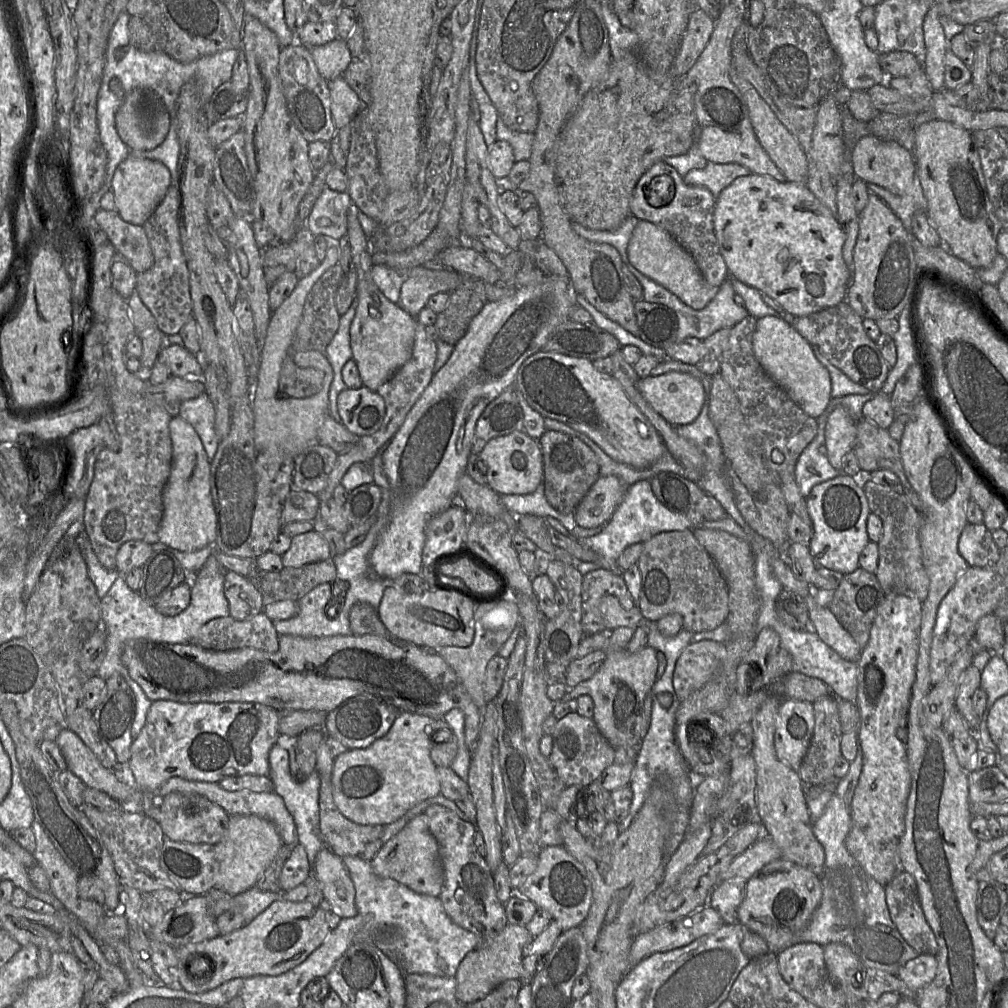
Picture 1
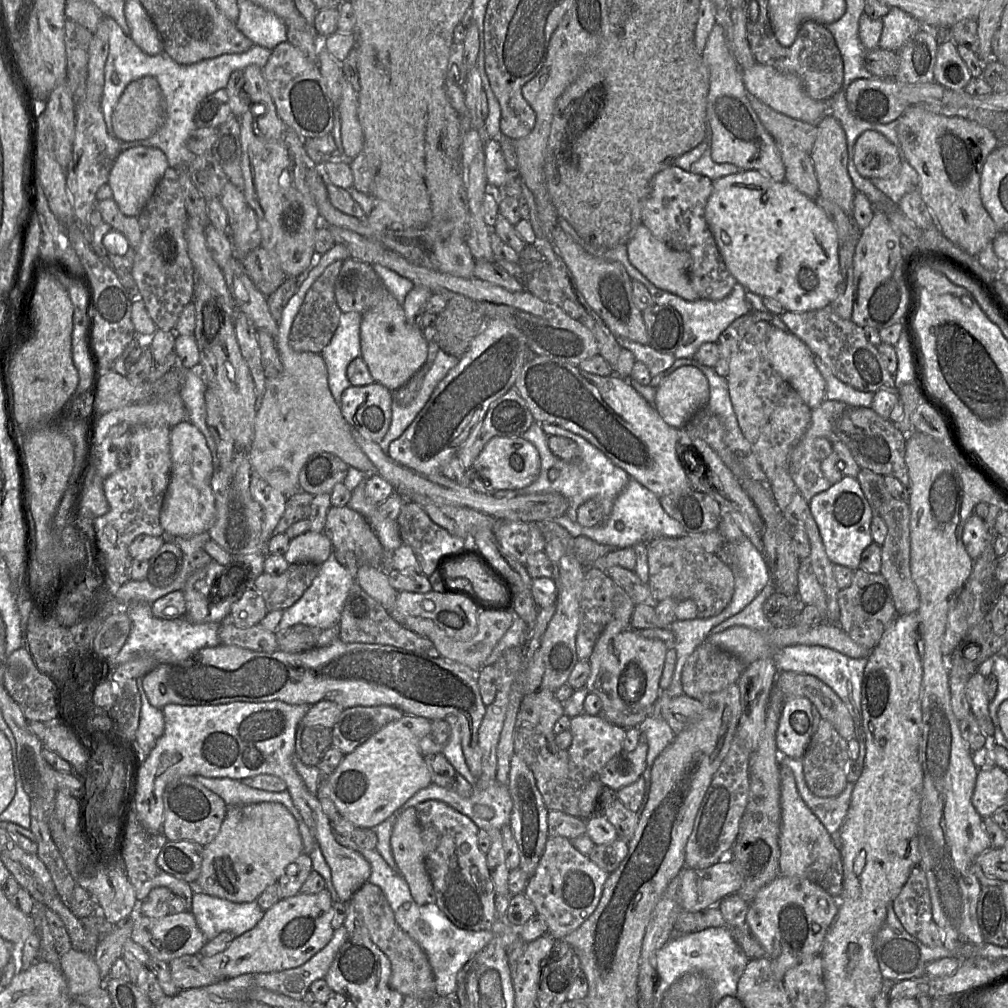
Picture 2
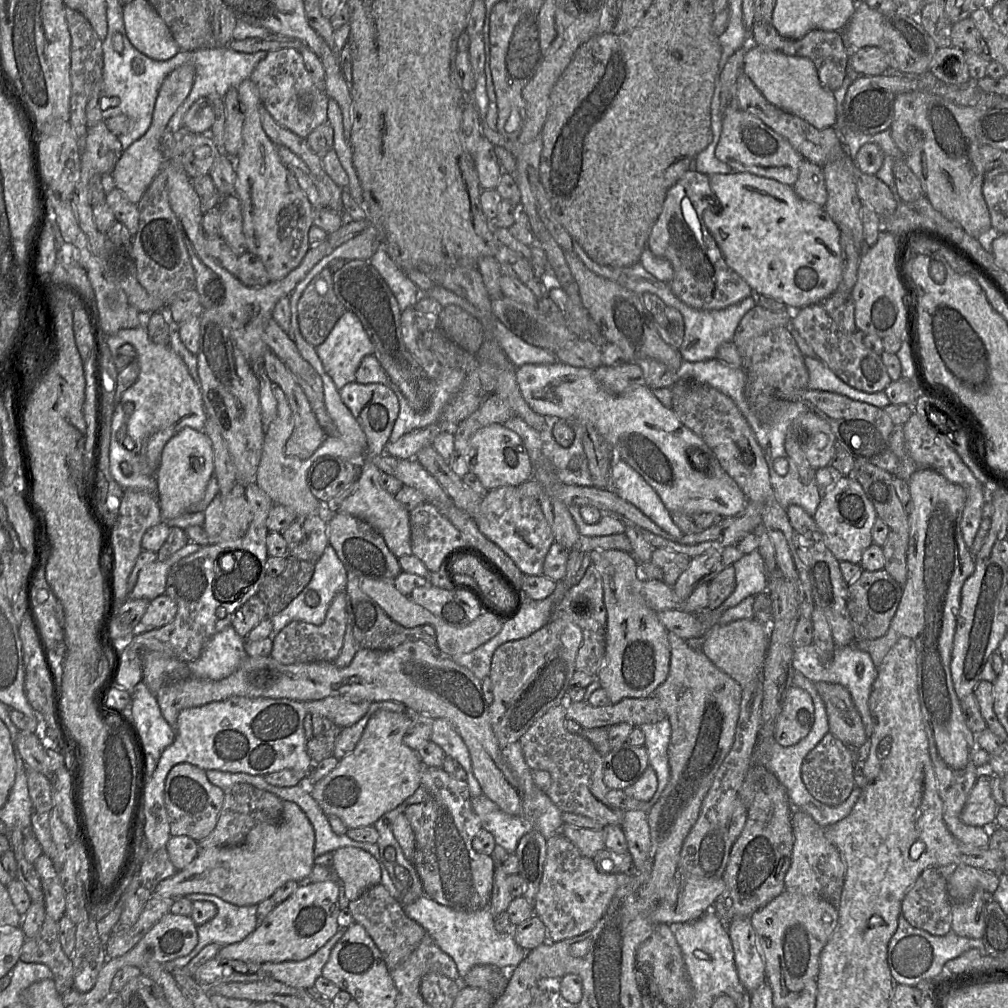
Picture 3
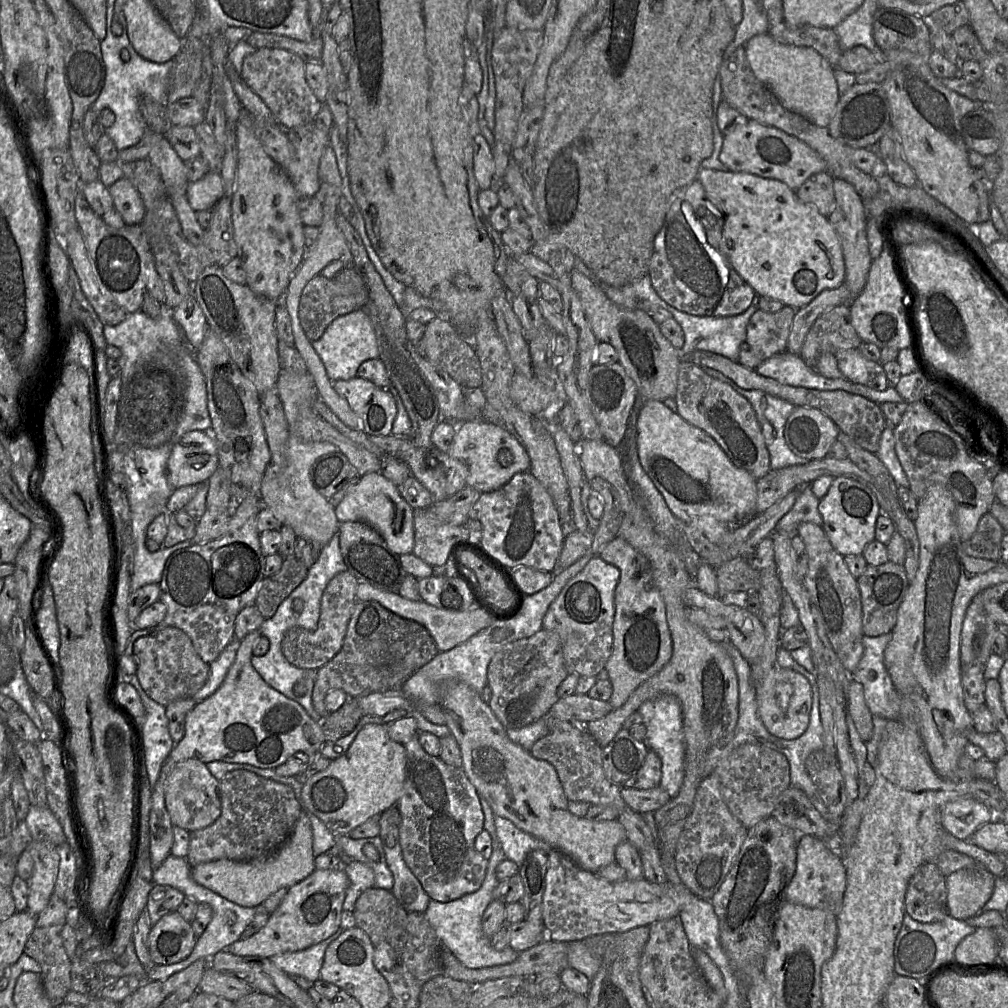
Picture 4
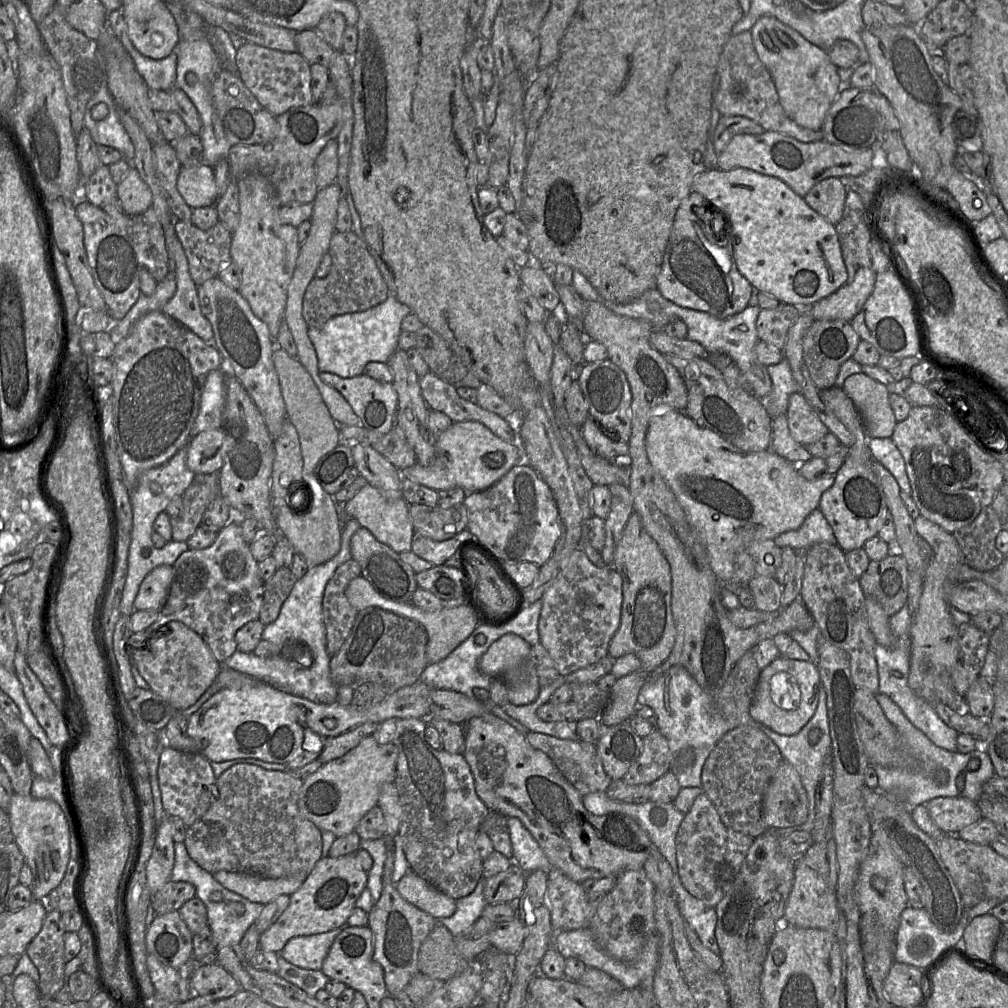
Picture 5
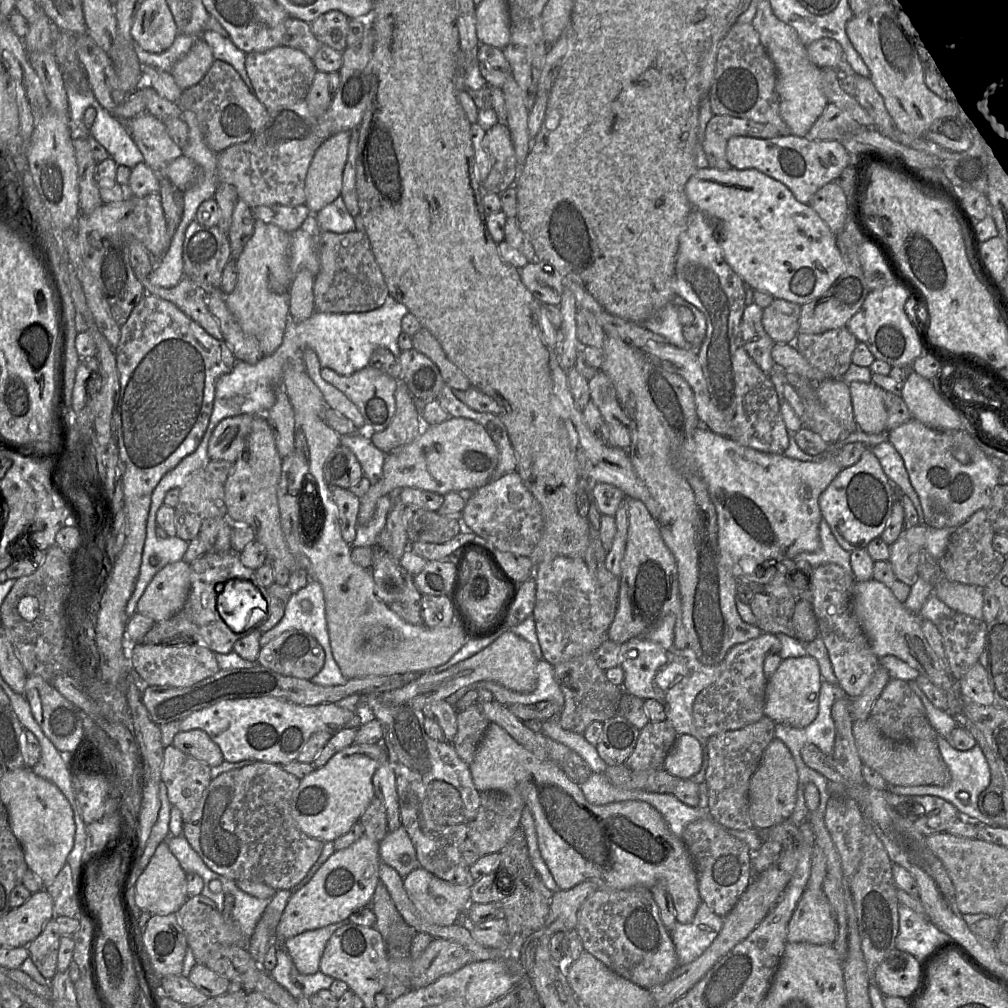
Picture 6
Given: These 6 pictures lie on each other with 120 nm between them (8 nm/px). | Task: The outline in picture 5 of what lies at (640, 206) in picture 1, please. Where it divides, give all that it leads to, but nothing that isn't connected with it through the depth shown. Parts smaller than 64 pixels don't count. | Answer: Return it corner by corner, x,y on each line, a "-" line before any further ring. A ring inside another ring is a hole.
691,191
678,207
655,289
680,307
725,319
748,306
753,287
736,266
731,253
731,238
720,230
723,225
719,213
713,212
712,217
713,204
710,204
711,208
708,204
709,201
701,194

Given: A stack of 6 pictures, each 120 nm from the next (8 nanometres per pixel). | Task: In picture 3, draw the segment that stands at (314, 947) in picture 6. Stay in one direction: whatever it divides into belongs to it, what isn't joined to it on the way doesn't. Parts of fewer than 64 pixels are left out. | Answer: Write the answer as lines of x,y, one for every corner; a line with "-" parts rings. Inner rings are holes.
339,928
320,949
301,961
285,961
280,963
267,962
261,969
271,978
288,986
308,989
313,987
327,963
334,945
344,935
346,929

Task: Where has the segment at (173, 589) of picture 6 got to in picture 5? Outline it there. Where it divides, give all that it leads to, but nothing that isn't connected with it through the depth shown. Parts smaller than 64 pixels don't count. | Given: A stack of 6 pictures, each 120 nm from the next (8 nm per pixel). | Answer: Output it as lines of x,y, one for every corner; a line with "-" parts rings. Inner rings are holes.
171,565
154,568
142,581
134,600
134,610
160,610
167,599
173,578

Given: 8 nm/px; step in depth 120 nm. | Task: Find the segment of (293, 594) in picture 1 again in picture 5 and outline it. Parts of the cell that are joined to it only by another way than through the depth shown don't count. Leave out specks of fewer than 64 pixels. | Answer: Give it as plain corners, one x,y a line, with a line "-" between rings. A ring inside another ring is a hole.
280,568
268,581
264,582
264,596
259,613
259,621
264,626
277,619
281,606
296,581
290,568

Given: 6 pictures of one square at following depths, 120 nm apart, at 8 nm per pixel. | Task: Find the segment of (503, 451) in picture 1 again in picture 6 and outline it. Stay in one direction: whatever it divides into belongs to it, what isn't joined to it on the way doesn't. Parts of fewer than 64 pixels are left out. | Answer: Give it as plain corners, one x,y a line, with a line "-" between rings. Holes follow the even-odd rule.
449,417
436,425
424,425
420,434
409,444
386,454
380,479
371,485
360,498
357,522
367,524
373,517
378,500
385,495
393,495
402,488
412,487
445,495
449,492
468,494
487,484
498,462
498,449
485,428
474,420
464,417

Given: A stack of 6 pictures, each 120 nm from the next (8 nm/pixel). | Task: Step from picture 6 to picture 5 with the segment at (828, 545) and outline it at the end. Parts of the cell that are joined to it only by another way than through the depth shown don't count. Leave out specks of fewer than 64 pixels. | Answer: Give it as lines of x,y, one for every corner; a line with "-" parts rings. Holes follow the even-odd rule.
819,507
806,517
798,529
784,532
773,540
779,548
791,547
803,552
816,543
837,544
833,530

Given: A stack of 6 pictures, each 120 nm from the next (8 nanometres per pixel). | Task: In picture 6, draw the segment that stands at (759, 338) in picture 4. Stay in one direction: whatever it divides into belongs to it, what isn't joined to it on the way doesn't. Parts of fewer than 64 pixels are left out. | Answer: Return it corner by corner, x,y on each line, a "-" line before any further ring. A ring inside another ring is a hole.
774,299
769,306
767,306
766,308
763,308
762,325
764,330
774,341
774,343
794,344
794,341
799,333
798,329
799,329
799,323
800,323
800,311
801,311
800,305
783,299

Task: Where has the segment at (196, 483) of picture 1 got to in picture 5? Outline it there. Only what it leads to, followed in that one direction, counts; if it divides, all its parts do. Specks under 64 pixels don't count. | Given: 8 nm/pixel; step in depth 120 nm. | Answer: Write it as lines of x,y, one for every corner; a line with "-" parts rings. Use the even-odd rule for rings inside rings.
221,428
200,432
187,446
187,466
197,474
218,474
230,450
230,438

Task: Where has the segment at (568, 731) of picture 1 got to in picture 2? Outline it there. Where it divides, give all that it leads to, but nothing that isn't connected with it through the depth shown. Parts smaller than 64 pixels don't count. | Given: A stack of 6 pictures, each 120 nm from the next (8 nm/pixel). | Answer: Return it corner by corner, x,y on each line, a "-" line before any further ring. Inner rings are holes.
580,714
571,718
569,731
572,734
572,742
567,748
571,762
581,771
590,771
593,778
607,762
623,750
623,740
626,729
609,723
602,715
591,716

